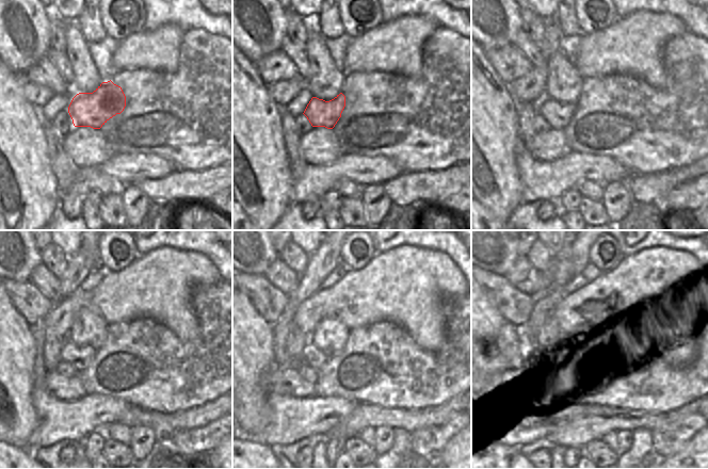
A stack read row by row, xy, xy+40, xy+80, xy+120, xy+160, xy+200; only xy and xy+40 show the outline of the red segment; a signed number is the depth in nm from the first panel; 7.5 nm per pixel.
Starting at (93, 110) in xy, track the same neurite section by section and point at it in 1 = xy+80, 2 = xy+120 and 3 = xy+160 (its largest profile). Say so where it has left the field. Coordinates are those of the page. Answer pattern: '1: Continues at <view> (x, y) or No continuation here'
1: Continues at xy+80 (558, 115)
2: Continues at xy+120 (79, 357)
3: Continues at xy+160 (311, 355)

